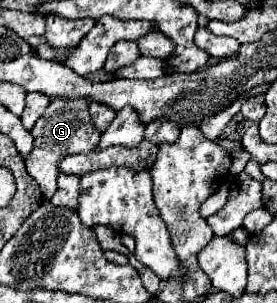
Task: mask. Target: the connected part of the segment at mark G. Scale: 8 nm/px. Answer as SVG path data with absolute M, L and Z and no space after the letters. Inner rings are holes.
M61 97L53 99L49 107L43 113L43 119L37 121L31 135L35 137L35 147L25 159L29 175L39 183L41 193L45 199L51 199L57 189L57 175L59 175L59 161L61 157L73 155L73 153L89 153L99 145L99 133L93 127L91 115L89 115L89 103L83 97ZM43 175L43 177L41 177Z

